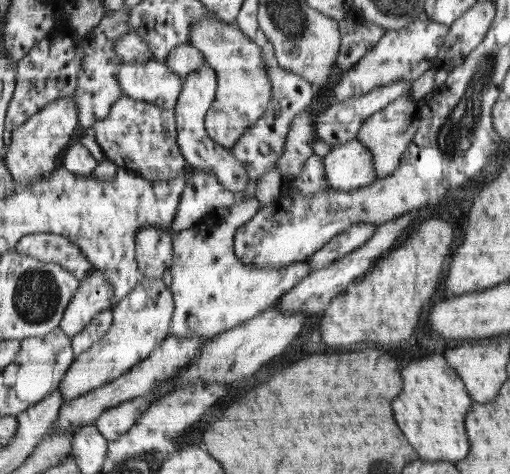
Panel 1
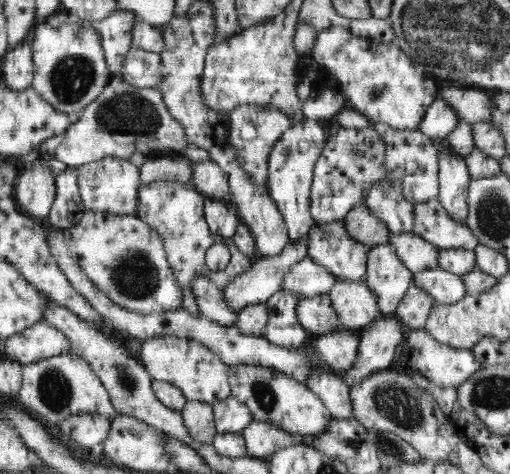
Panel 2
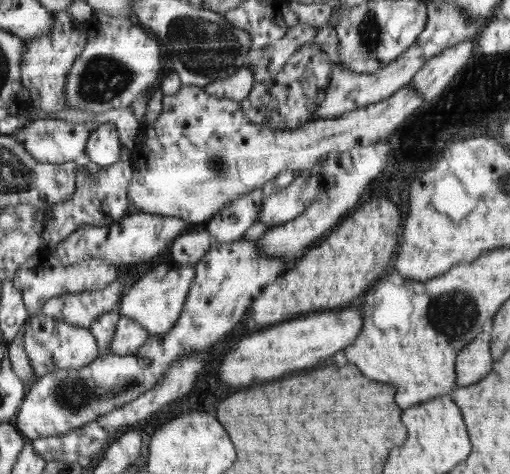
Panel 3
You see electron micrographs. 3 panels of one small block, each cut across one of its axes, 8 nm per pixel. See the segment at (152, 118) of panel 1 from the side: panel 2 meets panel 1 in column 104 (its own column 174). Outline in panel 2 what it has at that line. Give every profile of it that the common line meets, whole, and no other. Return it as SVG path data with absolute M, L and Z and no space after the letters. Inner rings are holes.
M113 77L100 96L82 112L82 117L72 122L64 134L42 140L32 154L34 159L43 160L43 156L50 155L68 167L77 168L108 156L130 160L134 152L140 152L146 159L174 158L184 156L188 146L184 127L171 116L158 88L137 88Z

